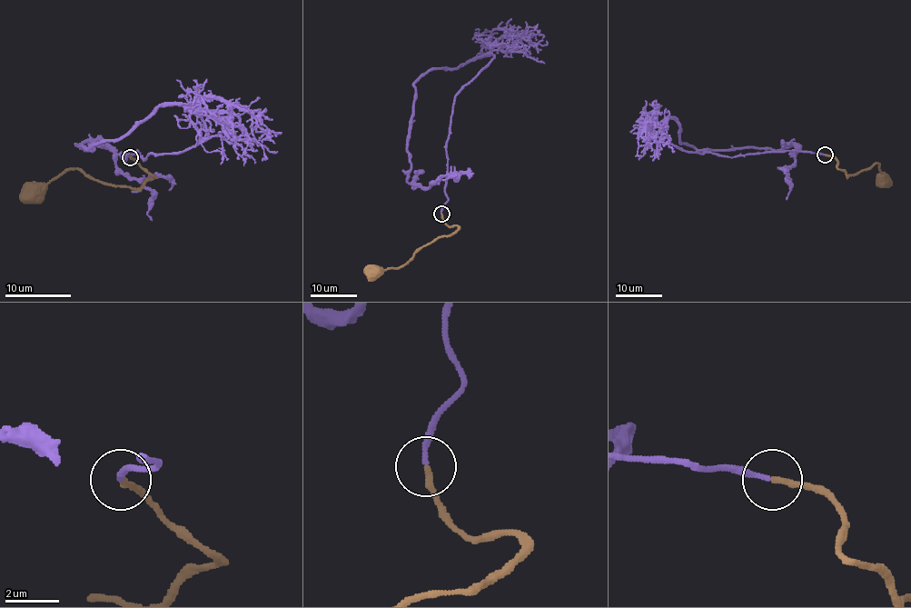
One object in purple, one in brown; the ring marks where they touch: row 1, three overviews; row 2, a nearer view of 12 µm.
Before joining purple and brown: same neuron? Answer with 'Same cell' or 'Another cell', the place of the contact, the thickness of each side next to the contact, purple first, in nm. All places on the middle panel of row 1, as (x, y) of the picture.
Same cell. Place: (441, 214). Thickness 200 nm (purple) against 220 nm

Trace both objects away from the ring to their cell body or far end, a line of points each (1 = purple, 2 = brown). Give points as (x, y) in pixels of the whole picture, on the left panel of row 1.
1: (131, 156), (195, 146), (205, 122), (160, 105), (121, 136), (81, 144), (107, 146), (151, 190), (152, 220)
2: (131, 156), (153, 176), (139, 188), (103, 184), (73, 168), (64, 170), (35, 196), (31, 194), (33, 192)

